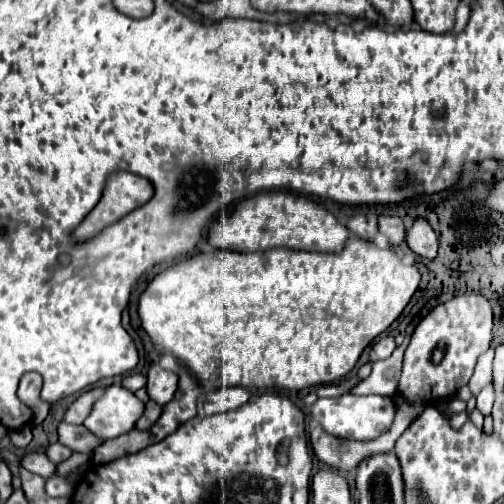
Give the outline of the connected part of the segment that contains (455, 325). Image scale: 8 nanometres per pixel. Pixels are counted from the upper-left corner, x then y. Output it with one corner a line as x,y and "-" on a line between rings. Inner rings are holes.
457,295
441,305
435,305
411,335
403,359
399,393
407,399
423,399
427,405
437,405
447,397
455,397
457,391
469,383
477,357
489,349
491,327
493,309
491,303
481,295
-
435,349
443,351
443,359
437,365
431,361

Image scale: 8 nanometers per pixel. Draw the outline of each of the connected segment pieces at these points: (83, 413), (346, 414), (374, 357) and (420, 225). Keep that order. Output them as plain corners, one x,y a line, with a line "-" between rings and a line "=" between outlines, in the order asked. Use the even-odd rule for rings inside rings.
95,387
95,389
91,389
91,391
81,393
81,395
69,405
69,409
67,409
67,413
65,413
65,421
67,421
67,423
81,425
81,423
85,421
85,417
91,413
93,403
101,397
101,393
103,393
105,389
107,389
107,387
=
341,395
337,399
319,399
311,407
311,417
321,423
321,427
343,439
357,439
357,441
367,441
367,439
377,439
381,433
385,433
395,417
395,403
391,397
383,395
=
381,337
373,347
371,347
371,353
369,353
369,359
371,363
379,361
379,359
387,359
395,349
395,339
393,337
=
415,217
407,229
407,245
421,257
433,259
437,255
437,235
423,217

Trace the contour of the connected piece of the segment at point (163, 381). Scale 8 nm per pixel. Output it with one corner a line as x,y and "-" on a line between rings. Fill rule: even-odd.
157,363
151,365
147,371
147,385
145,385
147,393
159,405
167,405
173,399
173,393
177,391
177,383
179,383
177,373
163,369

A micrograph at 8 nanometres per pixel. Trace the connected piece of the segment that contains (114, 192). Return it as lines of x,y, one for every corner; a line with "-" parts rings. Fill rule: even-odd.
117,171
107,179
101,201
93,207
93,211
83,219
83,223
75,229
75,239
85,241
97,235
103,227
119,221
133,209
145,205
149,201
149,181
127,173

